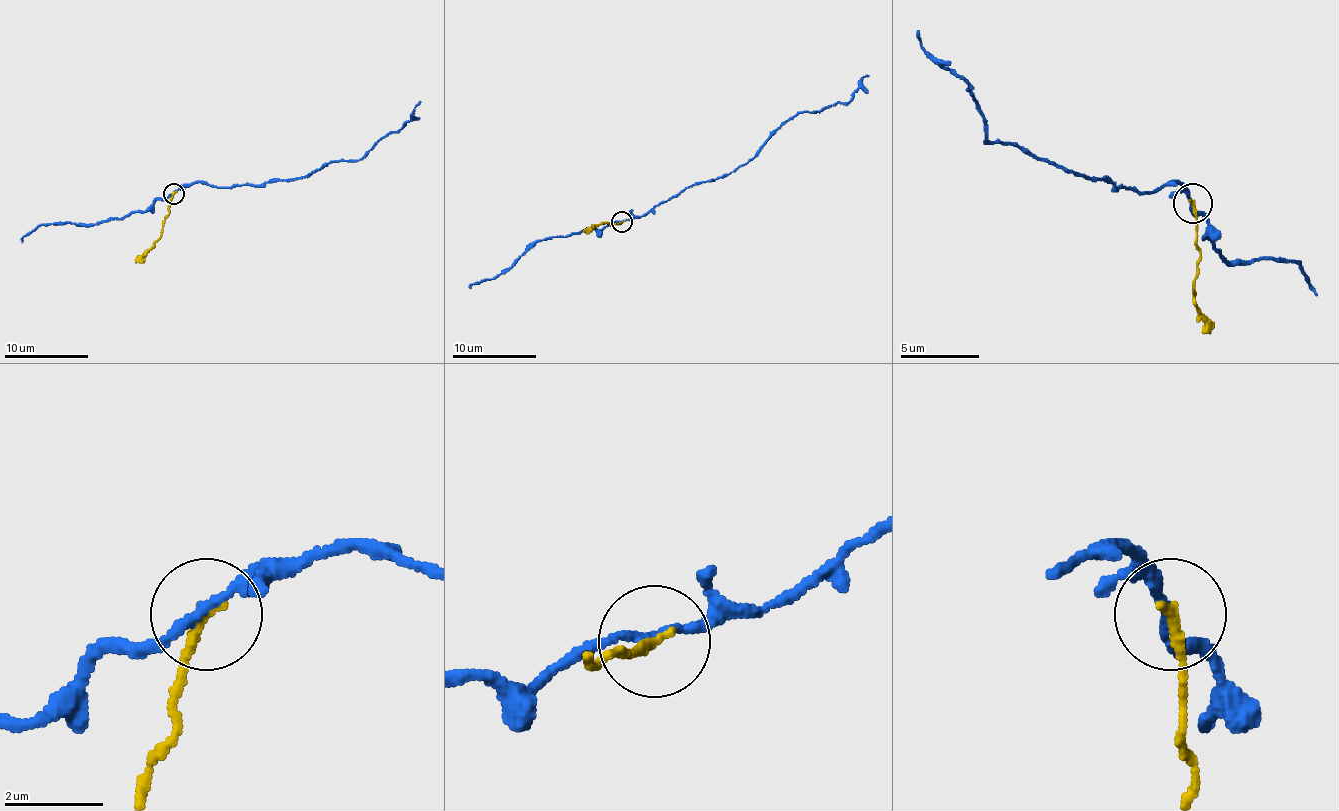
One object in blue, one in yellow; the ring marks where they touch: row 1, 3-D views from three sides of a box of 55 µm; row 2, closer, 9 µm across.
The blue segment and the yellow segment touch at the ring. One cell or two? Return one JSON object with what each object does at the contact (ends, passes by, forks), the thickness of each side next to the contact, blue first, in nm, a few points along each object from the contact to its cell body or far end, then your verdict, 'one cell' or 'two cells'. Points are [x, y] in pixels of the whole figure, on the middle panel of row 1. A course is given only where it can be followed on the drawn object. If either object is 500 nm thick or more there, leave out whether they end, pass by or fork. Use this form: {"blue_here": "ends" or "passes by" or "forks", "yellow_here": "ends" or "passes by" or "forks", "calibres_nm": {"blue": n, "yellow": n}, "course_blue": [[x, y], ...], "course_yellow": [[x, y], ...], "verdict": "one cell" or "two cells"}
{"blue_here": "passes by", "yellow_here": "ends", "calibres_nm": {"blue": 170, "yellow": 240}, "course_blue": [[621, 222], [646, 214], [688, 187], [737, 170], [779, 128], [808, 111], [846, 103], [859, 82], [869, 75]], "course_yellow": [[621, 222], [613, 227], [609, 222], [592, 225], [583, 231]], "verdict": "two cells"}

